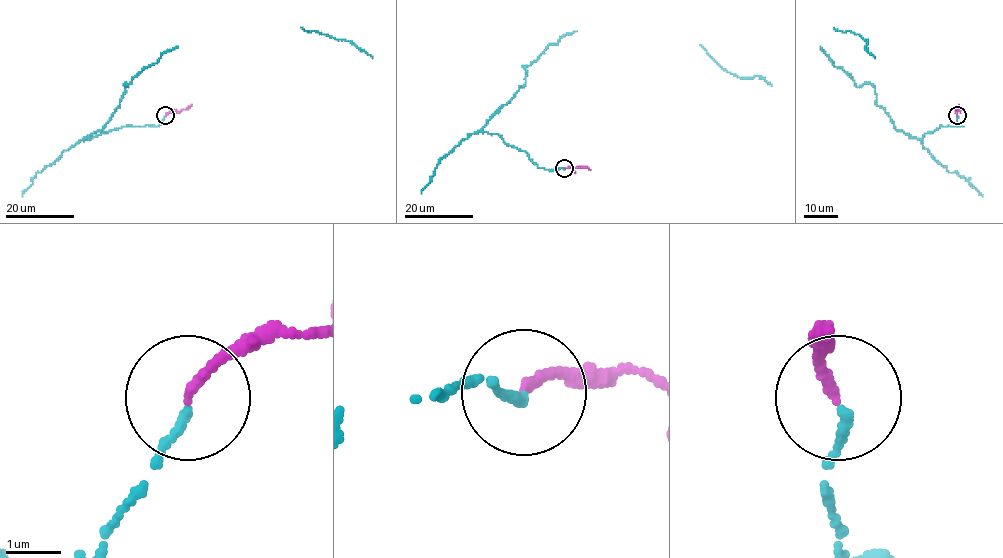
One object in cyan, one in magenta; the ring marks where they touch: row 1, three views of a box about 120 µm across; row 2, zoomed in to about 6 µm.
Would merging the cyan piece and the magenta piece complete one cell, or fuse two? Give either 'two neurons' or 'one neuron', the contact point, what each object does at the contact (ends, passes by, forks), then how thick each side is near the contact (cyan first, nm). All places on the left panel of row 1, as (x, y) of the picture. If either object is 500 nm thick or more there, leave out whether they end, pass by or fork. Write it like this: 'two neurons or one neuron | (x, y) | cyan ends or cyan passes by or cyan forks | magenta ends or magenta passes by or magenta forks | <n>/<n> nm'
one neuron | (165, 115) | cyan ends | magenta ends | 150/150 nm

